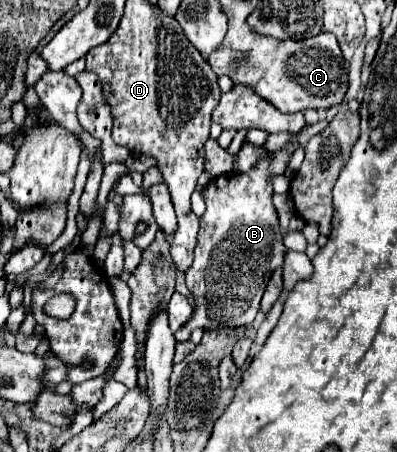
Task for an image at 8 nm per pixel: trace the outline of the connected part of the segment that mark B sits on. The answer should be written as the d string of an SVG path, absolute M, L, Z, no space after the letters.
M292 141L286 149L276 151L270 161L260 161L252 171L214 177L206 187L206 213L200 217L194 263L186 271L186 285L194 295L196 309L188 323L174 333L178 343L188 341L196 327L242 327L254 321L270 275L282 267L286 253L278 215L272 205L270 177L284 173L290 153L296 147L296 141Z

